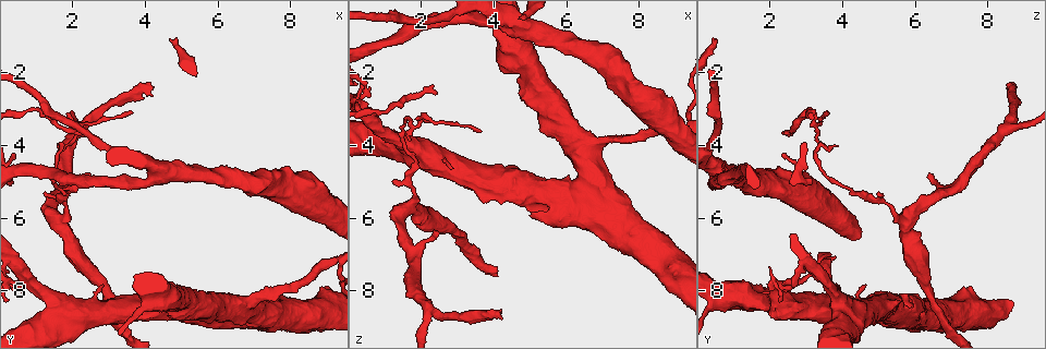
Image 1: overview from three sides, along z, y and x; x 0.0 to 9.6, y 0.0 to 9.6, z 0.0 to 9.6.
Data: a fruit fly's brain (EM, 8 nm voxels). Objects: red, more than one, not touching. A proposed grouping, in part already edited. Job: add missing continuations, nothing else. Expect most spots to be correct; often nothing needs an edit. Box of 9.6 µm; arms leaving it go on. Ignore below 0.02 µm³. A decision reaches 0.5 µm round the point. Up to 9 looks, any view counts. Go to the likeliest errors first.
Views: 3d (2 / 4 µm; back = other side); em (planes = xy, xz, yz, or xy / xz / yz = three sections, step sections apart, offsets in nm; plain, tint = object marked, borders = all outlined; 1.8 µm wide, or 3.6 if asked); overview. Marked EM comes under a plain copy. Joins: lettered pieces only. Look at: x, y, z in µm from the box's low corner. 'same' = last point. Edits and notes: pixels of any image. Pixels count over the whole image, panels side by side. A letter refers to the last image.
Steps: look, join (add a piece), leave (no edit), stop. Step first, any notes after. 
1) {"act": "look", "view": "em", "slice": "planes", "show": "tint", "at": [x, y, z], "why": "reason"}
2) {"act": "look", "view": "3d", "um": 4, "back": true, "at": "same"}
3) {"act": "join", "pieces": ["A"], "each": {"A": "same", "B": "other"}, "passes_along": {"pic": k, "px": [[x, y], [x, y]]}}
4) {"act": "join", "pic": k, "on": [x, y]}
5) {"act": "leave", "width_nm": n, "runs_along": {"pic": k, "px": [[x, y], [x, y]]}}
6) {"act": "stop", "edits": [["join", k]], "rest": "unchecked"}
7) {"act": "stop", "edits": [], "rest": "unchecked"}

{"act": "look", "view": "em", "slice": "planes", "show": "borders", "at": [4.25, 2.35, 8.70], "why": "free end"}

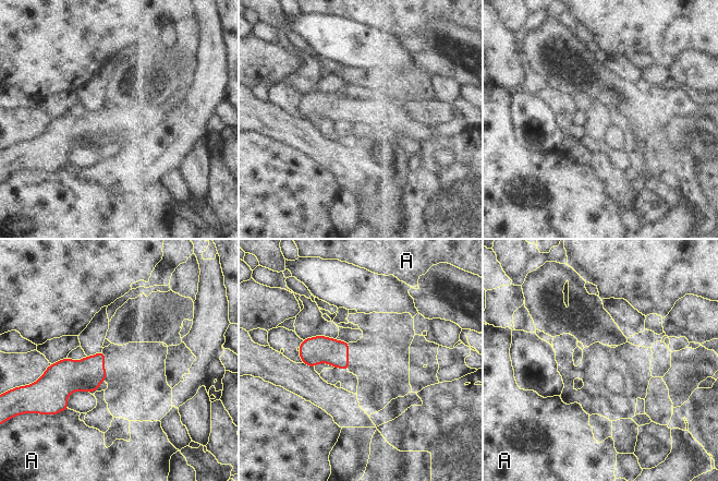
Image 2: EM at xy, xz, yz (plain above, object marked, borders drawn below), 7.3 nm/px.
{"act": "leave", "each": {"A": "other"}, "border": {"pic": 2, "px": [[69, 408], [60, 411]]}, "found": "no lettered piece goes on from it"}

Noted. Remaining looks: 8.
{"act": "look", "view": "em", "slice": "planes", "show": "borders", "at": [1.25, 5.35, 5.00], "why": "tapers out"}

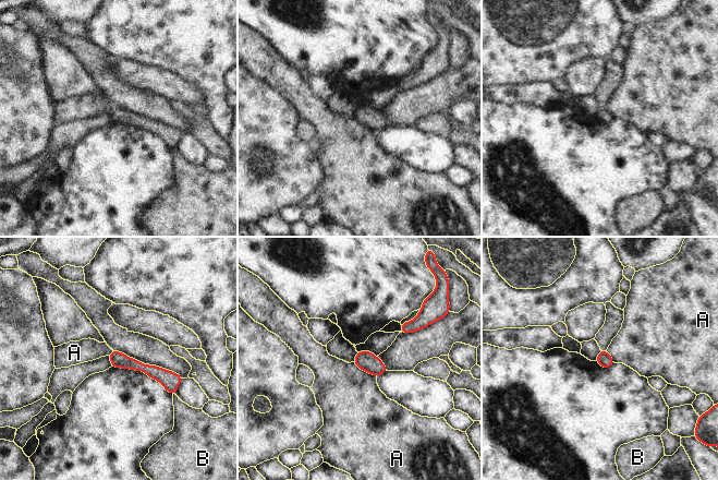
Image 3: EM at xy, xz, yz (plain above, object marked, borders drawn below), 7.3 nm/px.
{"act": "leave", "each": {"A": "other", "B": "other"}, "found": "no lettered piece goes on from it"}

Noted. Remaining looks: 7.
{"act": "look", "view": "3d", "um": 4, "at": [4.15, 8.45, 1.80]}

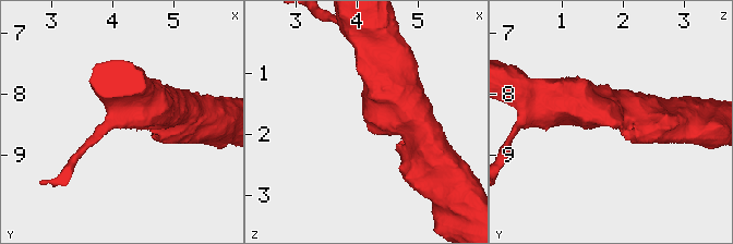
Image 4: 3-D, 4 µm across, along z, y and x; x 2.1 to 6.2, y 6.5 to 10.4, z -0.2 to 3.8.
{"act": "look", "view": "em", "slice": "planes", "show": "borders", "at": [4.15, 8.45, 1.85]}

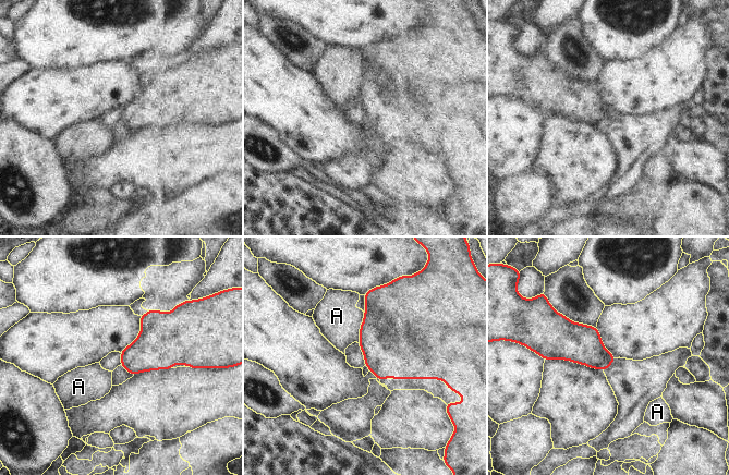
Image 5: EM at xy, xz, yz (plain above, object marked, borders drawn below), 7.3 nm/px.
{"act": "leave", "each": {"A": "other"}, "border": {"pic": 5, "px": [[364, 313], [359, 342]]}, "found": "none of them fits"}

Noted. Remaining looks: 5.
{"act": "look", "view": "3d", "um": 4, "at": [2.50, 4.75, 6.45], "why": "an open end"}

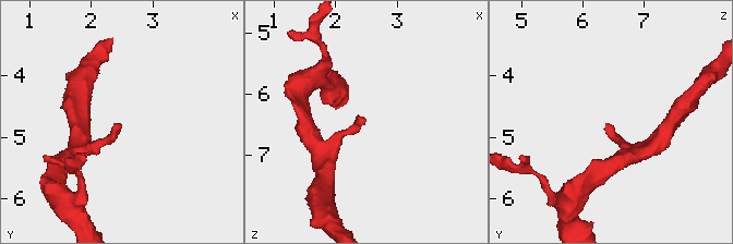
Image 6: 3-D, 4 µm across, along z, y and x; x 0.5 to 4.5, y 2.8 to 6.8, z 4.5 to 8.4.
{"act": "look", "view": "em", "slice": "planes", "show": "borders", "at": [2.45, 4.75, 6.40]}

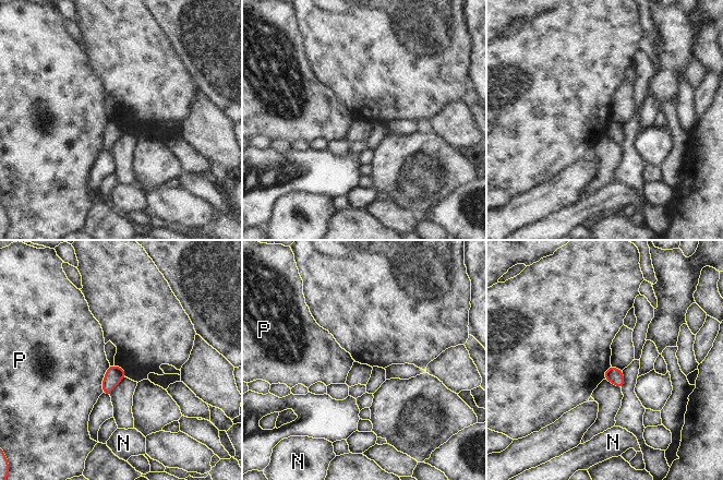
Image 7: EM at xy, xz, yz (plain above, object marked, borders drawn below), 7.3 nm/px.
{"act": "leave", "longest_contact_nm": ["P", 220], "each": {"N": "other", "P": "other"}, "border": {"pic": 7, "px": [[109, 364], [103, 381], [101, 392]]}, "found": "no lettered piece goes on from it"}

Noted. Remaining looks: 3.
{"act": "stop", "edits": [], "rest": "unchecked"}

